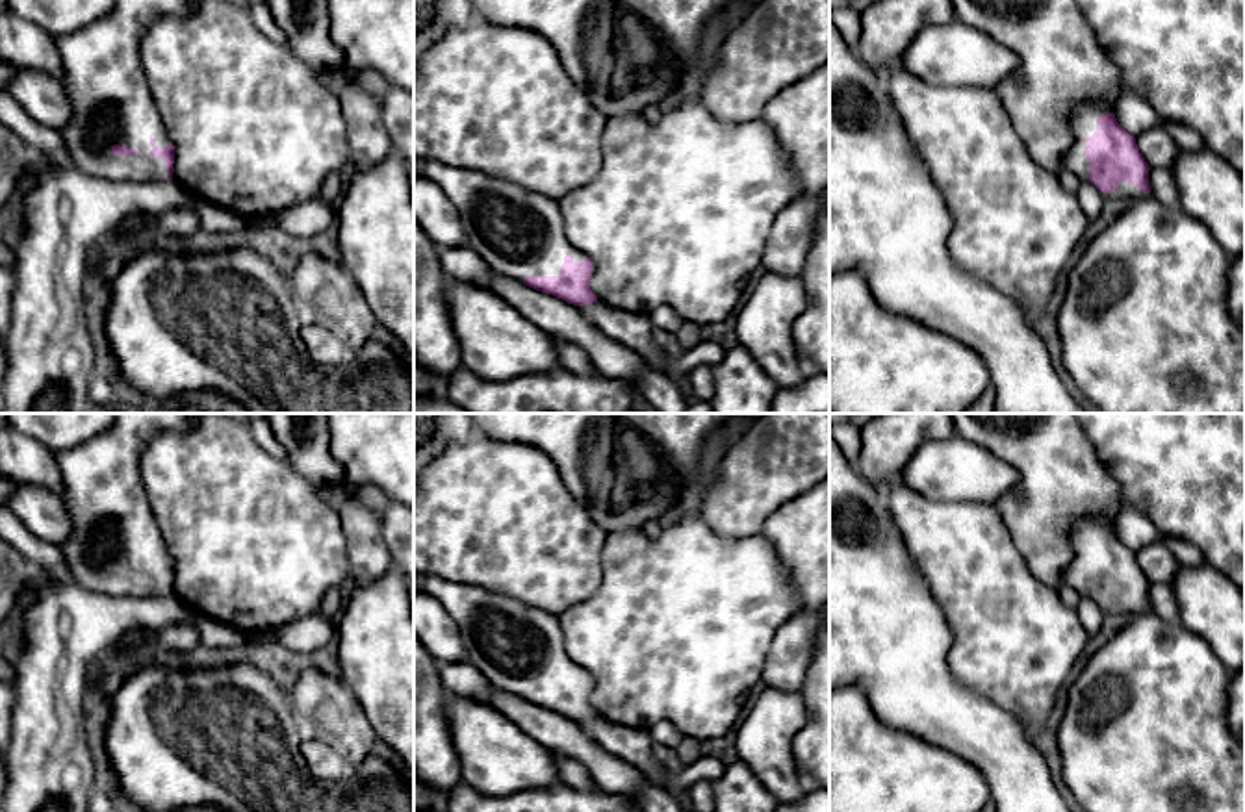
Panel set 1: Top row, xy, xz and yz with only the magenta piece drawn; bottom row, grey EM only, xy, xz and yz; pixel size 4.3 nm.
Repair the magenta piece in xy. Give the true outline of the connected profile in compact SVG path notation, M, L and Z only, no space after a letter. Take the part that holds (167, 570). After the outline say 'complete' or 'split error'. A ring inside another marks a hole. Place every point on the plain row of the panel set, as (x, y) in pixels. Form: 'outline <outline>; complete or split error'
outline M115 413L113 425L100 436L56 454L61 473L61 501L71 515L72 530L59 551L71 578L82 588L111 597L173 595L174 562L167 554L158 521L150 510L141 480L141 454L161 432L187 430L200 413Z; split error

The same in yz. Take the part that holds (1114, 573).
outline M1097 515L1082 519L1071 532L1074 560L1067 565L1063 586L1091 597L1106 614L1130 617L1149 614L1149 578L1110 523Z; split error

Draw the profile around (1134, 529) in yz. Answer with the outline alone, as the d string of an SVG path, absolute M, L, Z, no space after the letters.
M1124 506L1115 525L1117 538L1134 552L1160 541L1162 532L1156 525L1139 510Z

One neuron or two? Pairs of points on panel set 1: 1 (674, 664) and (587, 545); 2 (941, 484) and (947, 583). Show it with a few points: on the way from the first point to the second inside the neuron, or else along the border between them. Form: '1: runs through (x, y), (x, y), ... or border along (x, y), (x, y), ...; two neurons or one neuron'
1: border along (607, 536), (602, 547), (602, 583), (577, 603); two neurons
2: border along (900, 482), (934, 499), (984, 503); two neurons

